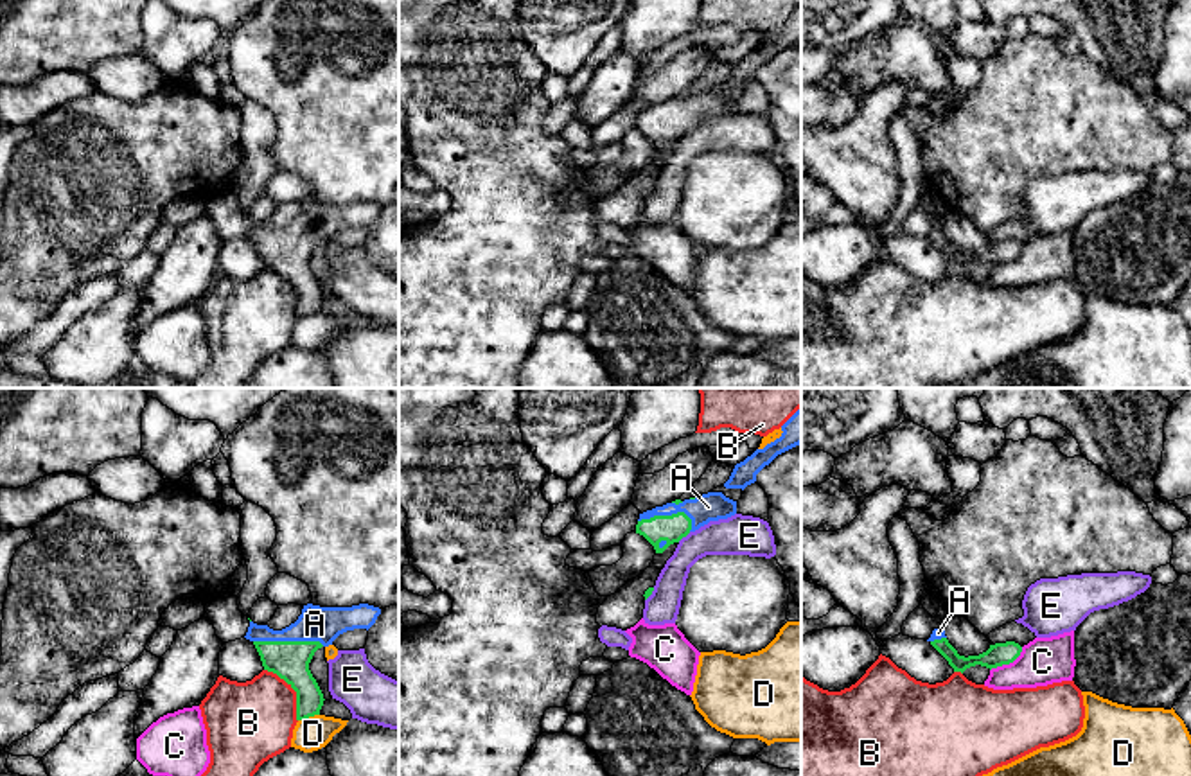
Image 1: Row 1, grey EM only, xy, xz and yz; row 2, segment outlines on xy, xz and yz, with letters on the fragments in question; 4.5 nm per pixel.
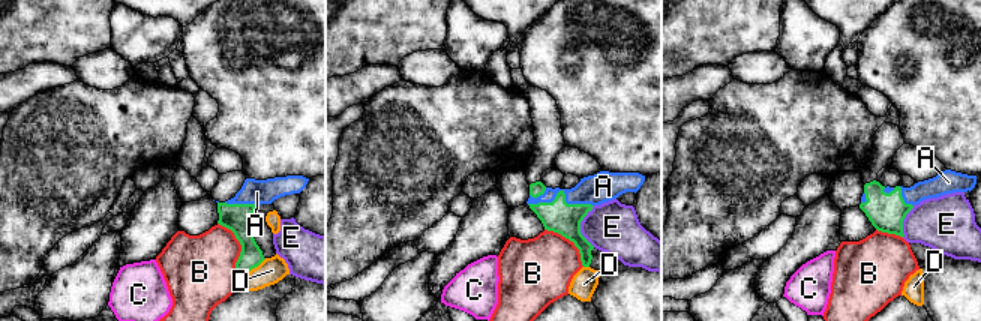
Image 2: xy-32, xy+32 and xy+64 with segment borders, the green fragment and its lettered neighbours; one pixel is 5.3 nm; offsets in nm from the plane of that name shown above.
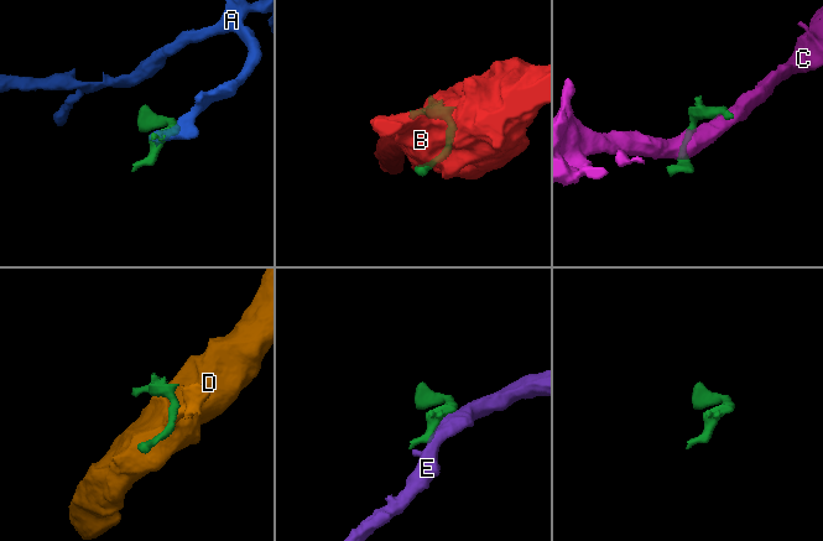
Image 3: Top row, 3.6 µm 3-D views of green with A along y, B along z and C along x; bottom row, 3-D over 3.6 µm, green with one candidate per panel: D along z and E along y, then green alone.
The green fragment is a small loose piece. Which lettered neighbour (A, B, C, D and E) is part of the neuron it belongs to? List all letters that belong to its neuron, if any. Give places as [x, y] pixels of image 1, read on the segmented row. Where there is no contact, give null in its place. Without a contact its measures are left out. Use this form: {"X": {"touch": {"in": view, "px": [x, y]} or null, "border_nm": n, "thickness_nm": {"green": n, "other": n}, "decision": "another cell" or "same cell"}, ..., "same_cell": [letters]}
{"A": {"touch": {"in": "xy", "px": [290, 642]}, "border_nm": 320, "thickness_nm": {"green": 180, "other": 160}, "decision": "same cell"}, "B": {"touch": {"in": "xy", "px": [295, 690]}, "border_nm": 280, "thickness_nm": {"green": 180, "other": 360}, "decision": "another cell"}, "C": {"touch": {"in": "yz", "px": [1008, 663]}, "border_nm": 190, "thickness_nm": {"green": 100, "other": 220}, "decision": "another cell"}, "D": {"touch": {"in": "xy", "px": [308, 717]}, "border_nm": 100, "thickness_nm": {"green": 150, "other": 150}, "decision": "another cell"}, "E": {"touch": {"in": "xz", "px": [683, 536]}, "border_nm": 80, "thickness_nm": {"green": 120, "other": 180}, "decision": "another cell"}, "same_cell": ["A"]}

